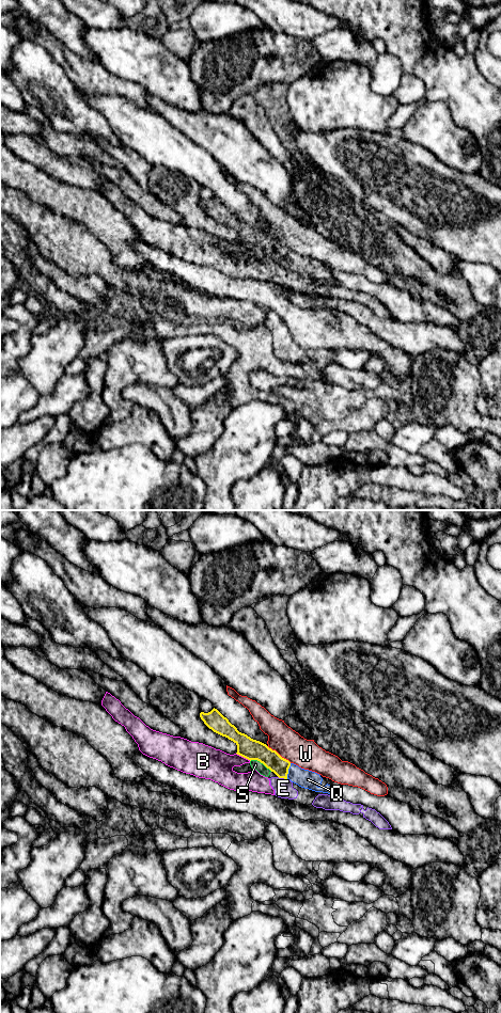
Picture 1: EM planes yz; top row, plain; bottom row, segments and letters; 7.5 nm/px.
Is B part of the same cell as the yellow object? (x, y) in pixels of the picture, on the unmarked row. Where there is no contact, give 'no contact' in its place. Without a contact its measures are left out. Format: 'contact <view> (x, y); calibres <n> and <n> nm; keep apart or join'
contact yz (244, 244); calibres 160 and 240 nm; keep apart

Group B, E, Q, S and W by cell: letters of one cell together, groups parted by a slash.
B E S / Q / W

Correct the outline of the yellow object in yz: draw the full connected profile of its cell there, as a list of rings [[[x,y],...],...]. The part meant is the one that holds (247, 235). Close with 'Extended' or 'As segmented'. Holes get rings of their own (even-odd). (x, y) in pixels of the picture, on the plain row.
[[[217,196],[208,201],[201,200],[200,205],[214,220],[233,228],[237,233],[237,242],[250,249],[260,249],[279,266],[289,267],[301,275],[339,285],[322,263],[291,251],[266,232],[239,220]]]. Extended

